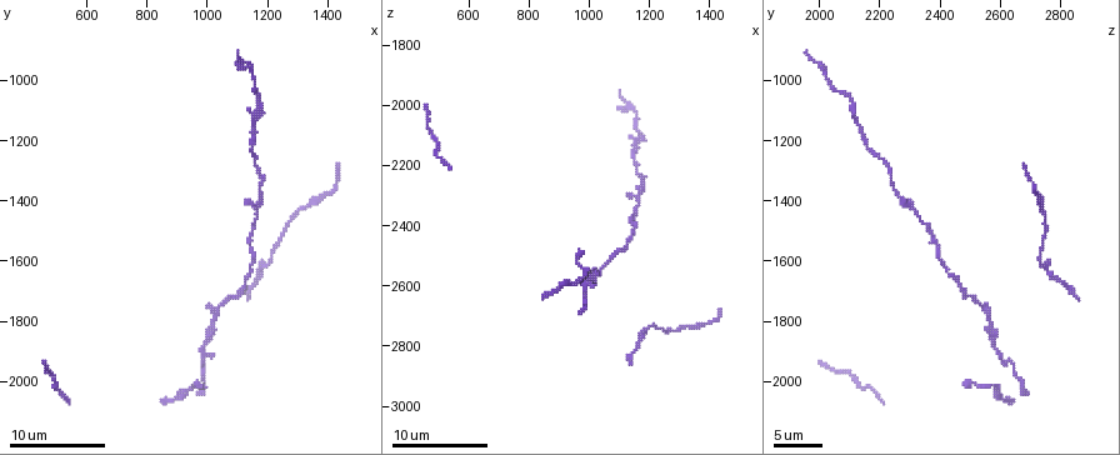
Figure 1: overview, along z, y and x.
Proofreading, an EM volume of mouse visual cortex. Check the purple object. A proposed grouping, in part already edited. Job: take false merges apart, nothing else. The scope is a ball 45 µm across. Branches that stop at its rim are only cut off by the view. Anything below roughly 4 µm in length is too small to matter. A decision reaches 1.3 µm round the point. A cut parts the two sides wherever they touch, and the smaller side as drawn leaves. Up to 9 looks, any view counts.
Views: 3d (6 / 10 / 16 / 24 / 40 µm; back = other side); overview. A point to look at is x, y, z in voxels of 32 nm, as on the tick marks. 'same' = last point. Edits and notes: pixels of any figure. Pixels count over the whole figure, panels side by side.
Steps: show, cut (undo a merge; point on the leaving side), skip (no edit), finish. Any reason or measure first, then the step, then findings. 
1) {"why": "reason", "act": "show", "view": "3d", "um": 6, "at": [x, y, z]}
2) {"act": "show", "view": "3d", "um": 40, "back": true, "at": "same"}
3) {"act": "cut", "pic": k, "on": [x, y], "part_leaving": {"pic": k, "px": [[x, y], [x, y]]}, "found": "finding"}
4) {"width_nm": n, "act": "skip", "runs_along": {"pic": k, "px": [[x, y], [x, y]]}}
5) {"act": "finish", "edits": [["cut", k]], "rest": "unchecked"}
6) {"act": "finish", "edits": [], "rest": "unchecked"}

{"why": "thick turns thin", "act": "show", "view": "3d", "um": 16, "at": [1170, 1440, 2330]}

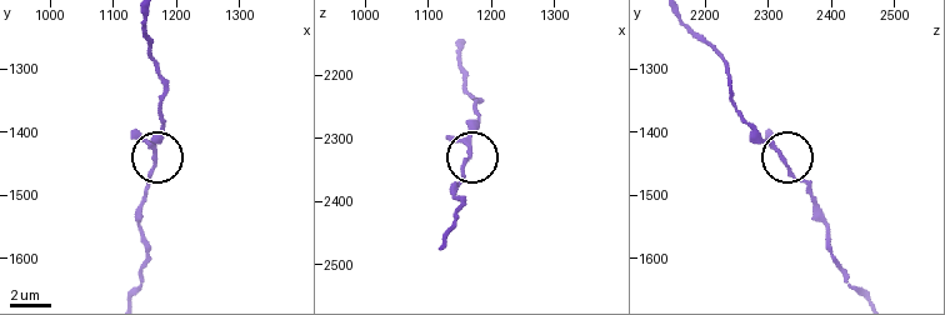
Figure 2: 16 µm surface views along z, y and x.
{"arms": 3, "act": "skip", "runs_along": {"pic": 2, "px": [[134, 290], [144, 260], [139, 210], [154, 165], [160, 121]]}, "found": "continuous, no second cell"}

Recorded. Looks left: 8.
{"act": "show", "view": "3d", "um": 10, "at": [1030, 1760, 2550]}

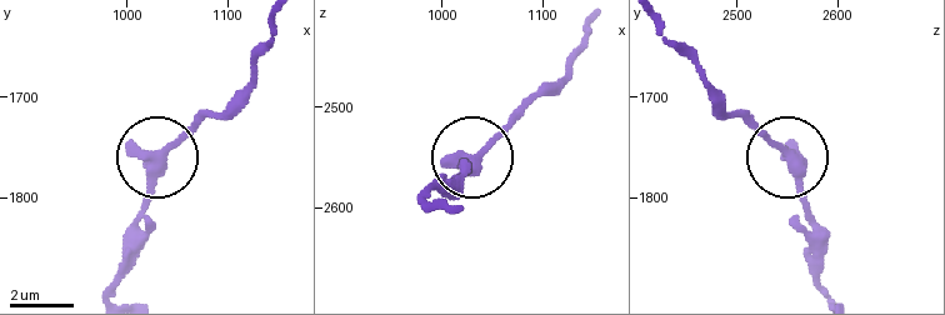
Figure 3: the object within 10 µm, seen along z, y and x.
{"why": "zoom in", "act": "show", "view": "3d", "um": 6, "at": [1032, 1766, 2560]}

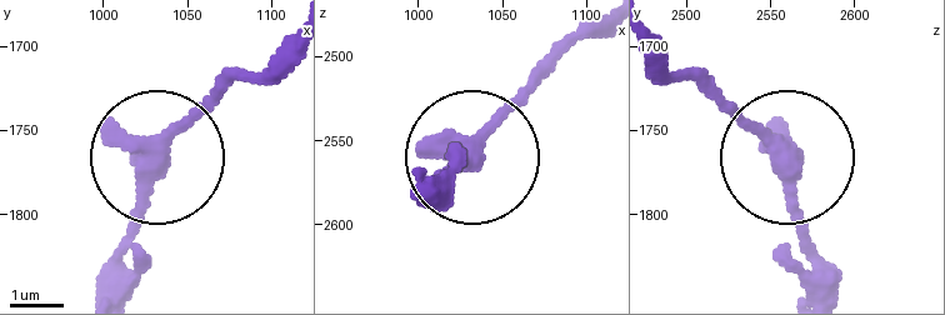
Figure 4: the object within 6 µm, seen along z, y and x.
{"width_nm": 300, "act": "skip", "runs_along": {"pic": 4, "px": [[798, 203], [784, 154], [668, 64]]}, "found": "one cell here"}

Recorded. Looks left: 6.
{"why": "sudden change in width", "act": "show", "view": "3d", "um": 10, "at": [1170, 1060, 2100]}

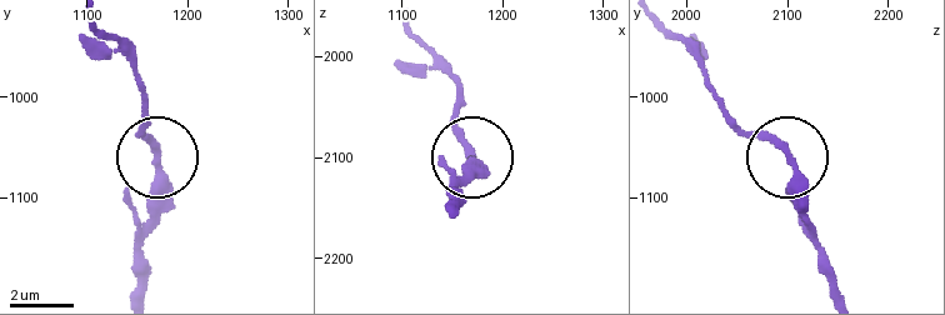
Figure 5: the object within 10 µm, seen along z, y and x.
{"act": "skip", "runs_along": {"pic": 5, "px": [[136, 294], [155, 165], [140, 95]]}, "found": "continuous, no second cell"}

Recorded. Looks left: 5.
{"why": "thick turns thin", "act": "show", "view": "3d", "um": 6, "at": [1150, 1210, 2150]}

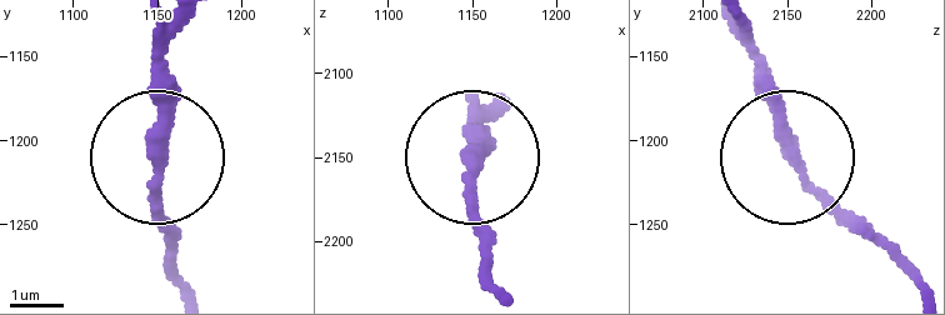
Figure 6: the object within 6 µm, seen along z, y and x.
{"act": "skip", "runs_along": {"pic": 6, "px": [[184, 281], [158, 200], [158, 26]]}, "found": "continuous, no second cell"}

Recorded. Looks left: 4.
{"act": "finish", "edits": [], "rest": "unchecked"}

